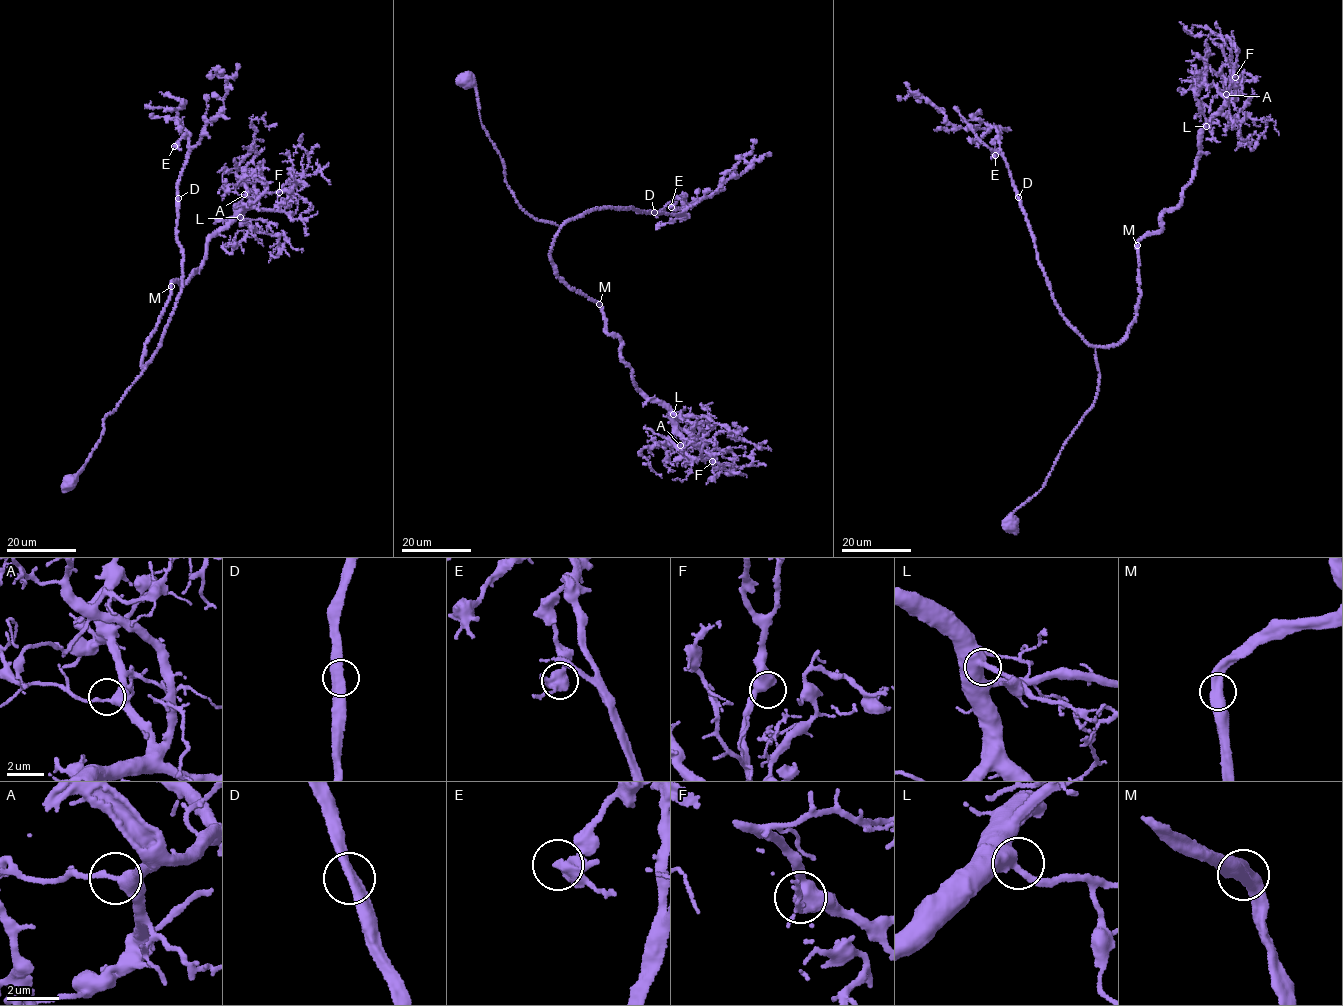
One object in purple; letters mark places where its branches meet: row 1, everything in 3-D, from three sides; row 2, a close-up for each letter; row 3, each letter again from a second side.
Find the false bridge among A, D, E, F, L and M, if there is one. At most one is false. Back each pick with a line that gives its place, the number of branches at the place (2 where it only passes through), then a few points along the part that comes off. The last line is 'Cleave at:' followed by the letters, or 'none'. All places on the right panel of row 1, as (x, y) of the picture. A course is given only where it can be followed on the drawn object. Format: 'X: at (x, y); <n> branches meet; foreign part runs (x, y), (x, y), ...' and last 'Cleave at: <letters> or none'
Cleave at: none

